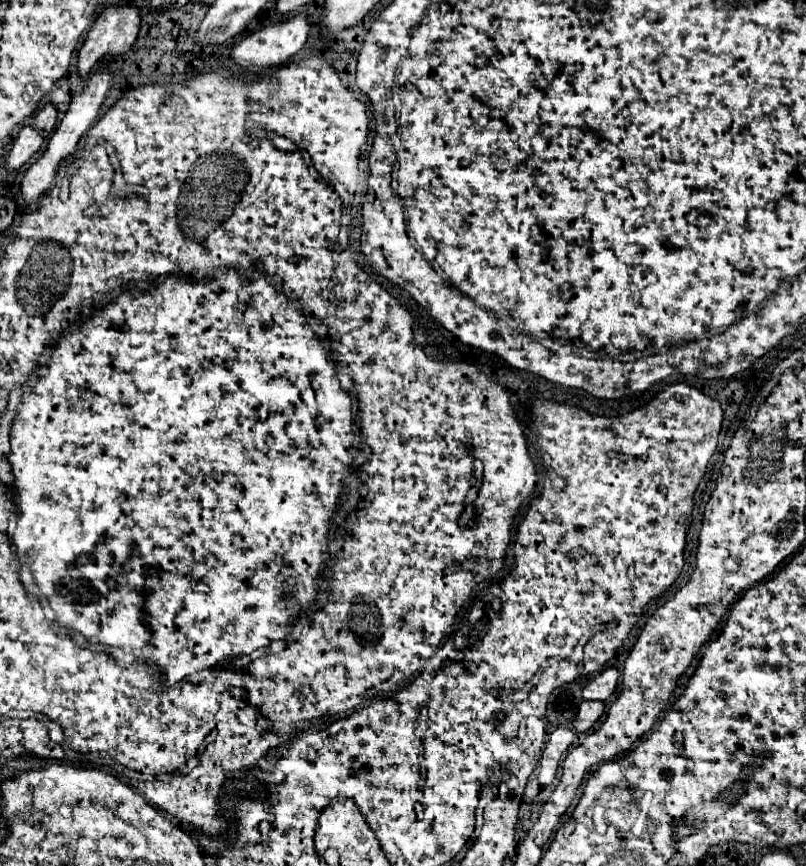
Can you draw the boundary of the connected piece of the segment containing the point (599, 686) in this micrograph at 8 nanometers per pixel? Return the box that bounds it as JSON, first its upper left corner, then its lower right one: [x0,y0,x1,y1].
[584,667,618,701]

